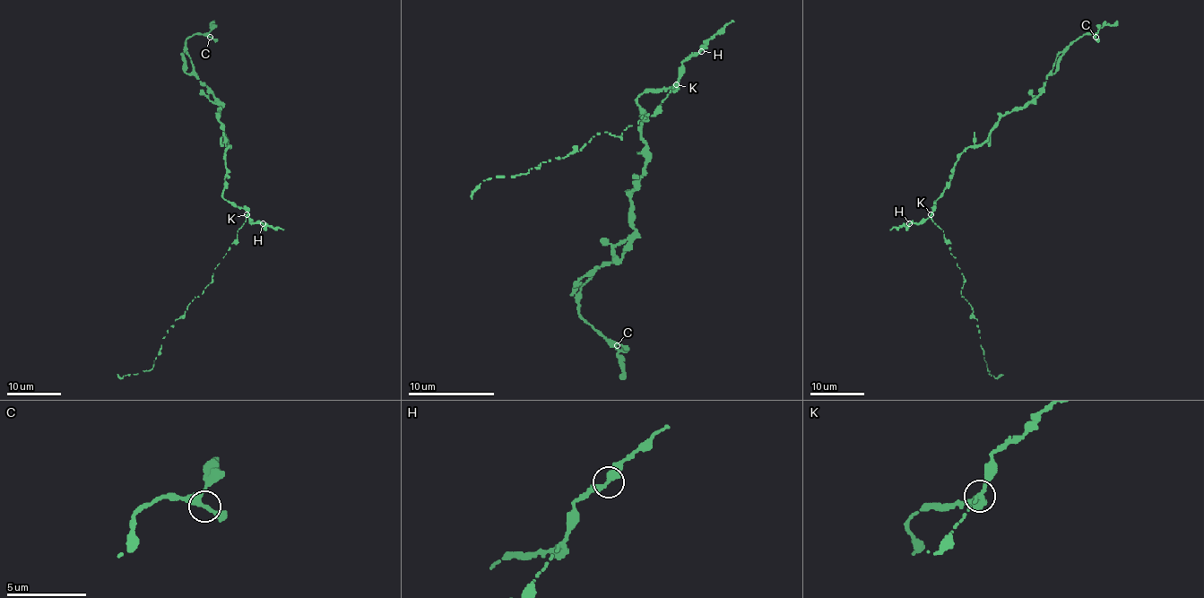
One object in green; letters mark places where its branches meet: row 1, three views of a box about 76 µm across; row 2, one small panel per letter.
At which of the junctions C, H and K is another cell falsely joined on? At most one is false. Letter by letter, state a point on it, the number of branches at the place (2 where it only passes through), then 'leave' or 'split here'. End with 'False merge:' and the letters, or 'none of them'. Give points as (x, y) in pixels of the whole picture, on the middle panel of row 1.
C: (617, 345) | 3 | leave
H: (701, 51) | 3 | leave
K: (676, 84) | 3 | split here
False merge: K

